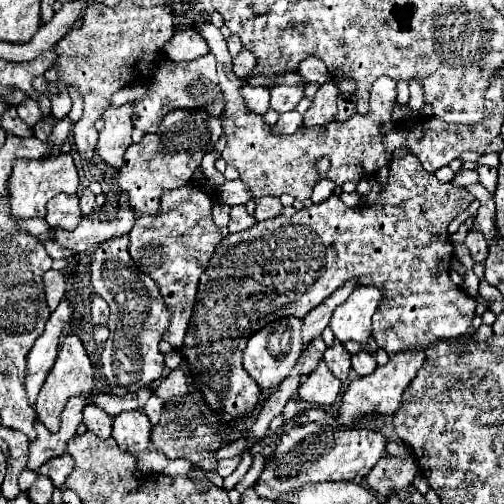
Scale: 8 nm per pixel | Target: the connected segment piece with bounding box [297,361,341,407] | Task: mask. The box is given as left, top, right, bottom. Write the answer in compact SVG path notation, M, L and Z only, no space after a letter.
M321 361L319 367L309 375L309 379L303 385L299 385L297 395L299 395L299 399L303 399L307 403L329 407L335 403L339 391L341 391L341 383Z

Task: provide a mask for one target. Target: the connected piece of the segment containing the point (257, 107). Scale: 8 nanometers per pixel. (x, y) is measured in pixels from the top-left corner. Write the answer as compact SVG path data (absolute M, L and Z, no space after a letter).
M247 83L241 87L241 97L251 113L263 115L269 109L269 89L267 87L253 87Z

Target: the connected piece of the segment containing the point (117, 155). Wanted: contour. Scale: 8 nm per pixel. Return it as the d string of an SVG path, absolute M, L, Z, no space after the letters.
M125 103L121 107L107 109L103 121L105 125L99 131L97 153L107 165L119 169L123 165L123 153L131 145L131 105Z

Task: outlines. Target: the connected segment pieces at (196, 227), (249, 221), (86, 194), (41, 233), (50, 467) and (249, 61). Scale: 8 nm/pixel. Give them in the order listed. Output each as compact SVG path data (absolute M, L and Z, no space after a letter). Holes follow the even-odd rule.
M185 185L161 195L161 211L157 215L143 215L135 221L129 233L129 255L135 265L147 273L159 287L165 305L171 309L169 327L163 339L173 347L183 347L183 333L187 331L193 303L197 297L197 285L201 273L207 269L217 243L223 239L221 231L211 219L213 199L195 185ZM143 233L143 241L141 241Z
M237 205L237 207L231 207L231 213L229 213L229 225L227 225L227 231L229 233L239 233L251 225L255 225L257 221L247 213L245 205Z
M81 189L77 195L81 199L81 213L89 215L93 211L93 205L95 205L95 195L89 189Z
M31 219L31 221L19 221L21 227L25 227L29 233L33 233L35 237L39 237L41 241L53 241L55 237L51 235L49 225L43 219Z
M65 453L65 455L61 455L61 457L53 457L51 461L47 461L47 465L43 465L43 467L39 469L39 473L45 475L45 477L49 477L55 487L61 487L61 485L65 483L65 479L69 477L71 469L73 469L71 455Z
M243 49L237 57L233 57L233 71L237 77L245 77L251 67L255 67L255 57L251 53L247 53L247 49Z

